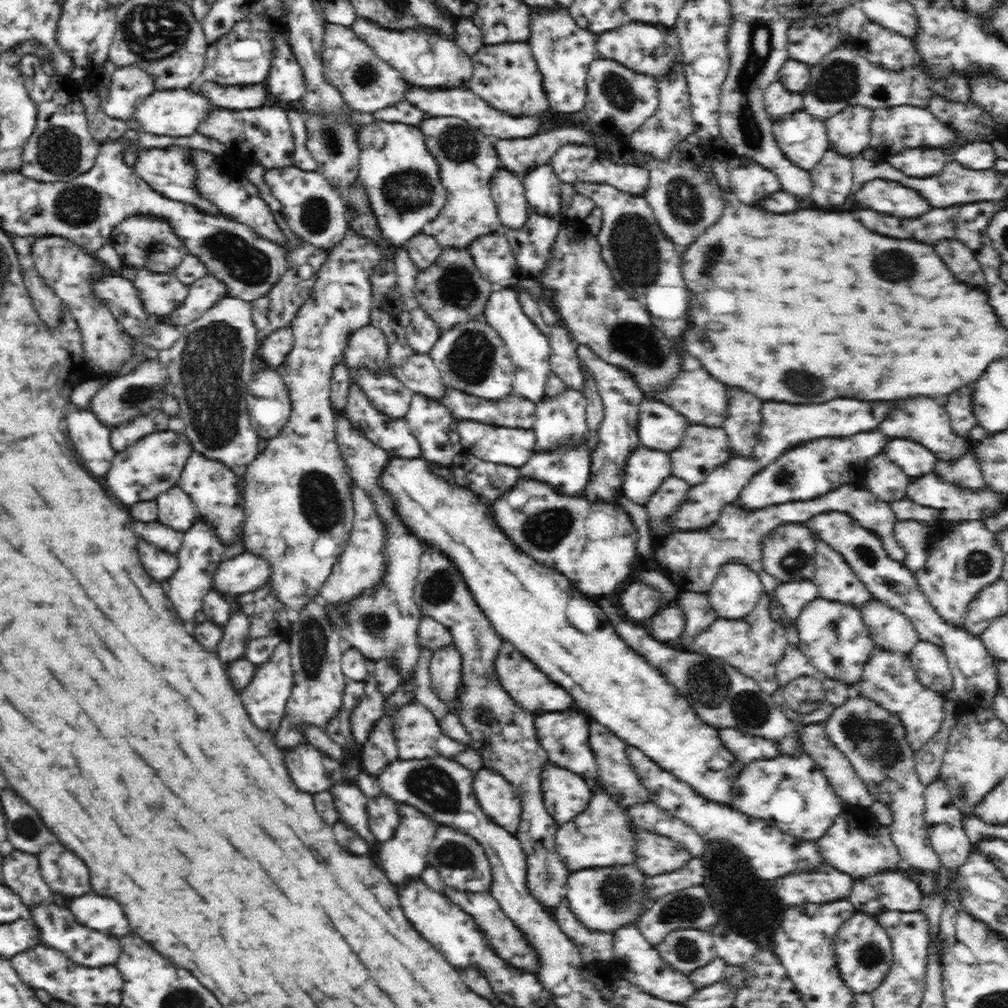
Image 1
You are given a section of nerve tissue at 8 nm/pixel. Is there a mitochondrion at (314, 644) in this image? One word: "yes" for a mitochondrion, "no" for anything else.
yes

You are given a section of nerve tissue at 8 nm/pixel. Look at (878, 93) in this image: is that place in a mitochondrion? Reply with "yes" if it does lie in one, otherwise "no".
yes

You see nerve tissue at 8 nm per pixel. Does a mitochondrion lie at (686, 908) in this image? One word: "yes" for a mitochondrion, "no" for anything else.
yes

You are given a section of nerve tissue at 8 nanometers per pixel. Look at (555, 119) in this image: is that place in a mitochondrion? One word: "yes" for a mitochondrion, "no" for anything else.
no

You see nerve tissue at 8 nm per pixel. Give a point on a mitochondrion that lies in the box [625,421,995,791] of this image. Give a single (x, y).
(708, 682)

